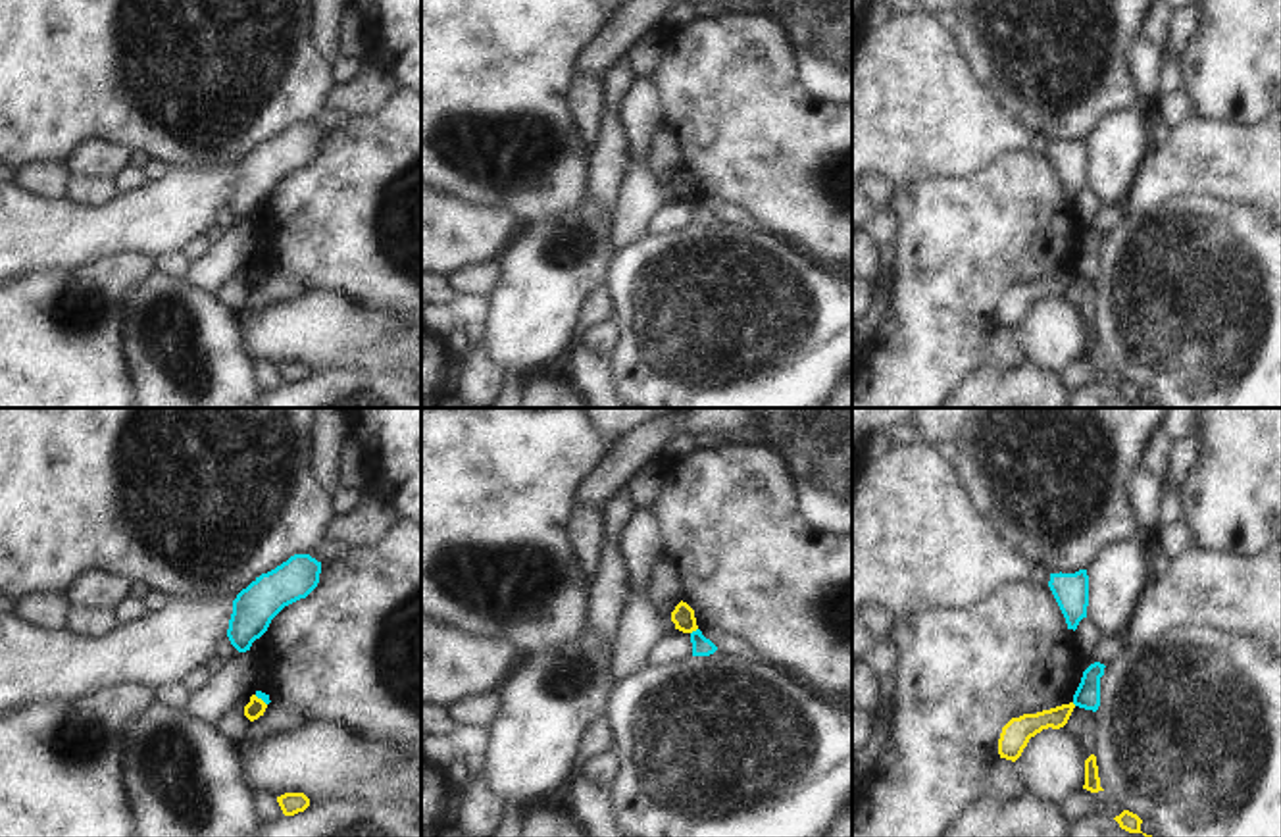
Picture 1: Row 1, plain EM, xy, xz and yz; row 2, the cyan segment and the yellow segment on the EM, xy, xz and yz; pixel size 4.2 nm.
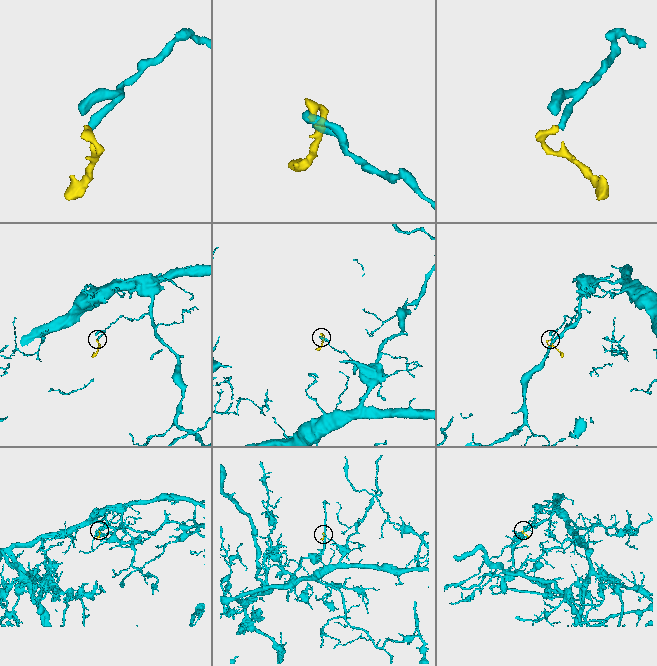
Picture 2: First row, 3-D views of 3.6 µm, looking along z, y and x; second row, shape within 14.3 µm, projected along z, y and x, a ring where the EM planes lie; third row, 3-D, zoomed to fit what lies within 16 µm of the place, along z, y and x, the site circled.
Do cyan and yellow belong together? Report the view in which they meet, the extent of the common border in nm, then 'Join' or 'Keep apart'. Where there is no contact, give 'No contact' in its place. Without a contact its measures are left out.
Touches cyan in xz. Shared border 40 nm. Keep apart.

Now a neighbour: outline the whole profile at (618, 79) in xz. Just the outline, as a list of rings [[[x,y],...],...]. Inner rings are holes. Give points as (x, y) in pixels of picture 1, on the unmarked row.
[[[625,56],[614,62],[612,69],[602,75],[604,112],[617,115],[625,90],[631,87],[635,73]]]

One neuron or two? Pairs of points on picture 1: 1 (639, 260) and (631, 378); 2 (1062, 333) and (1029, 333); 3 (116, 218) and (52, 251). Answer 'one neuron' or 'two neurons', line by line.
1: one neuron
2: one neuron
3: one neuron

